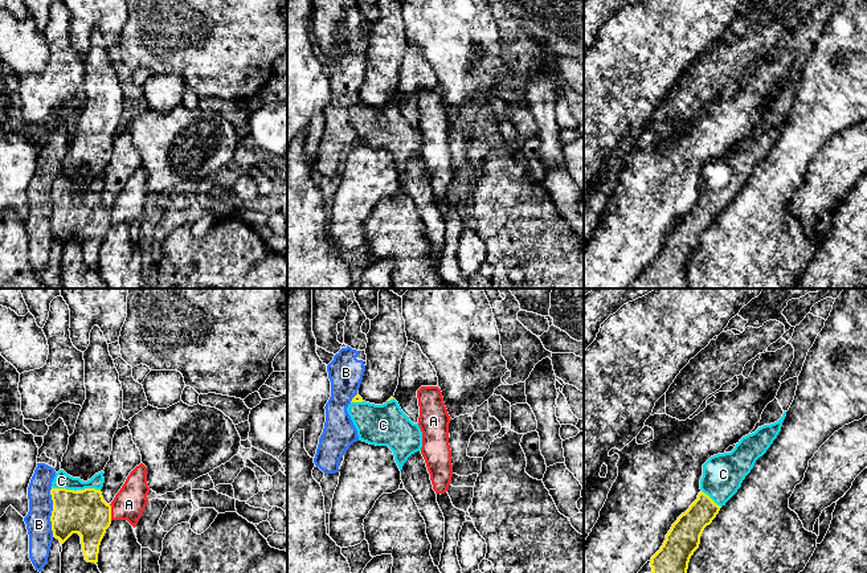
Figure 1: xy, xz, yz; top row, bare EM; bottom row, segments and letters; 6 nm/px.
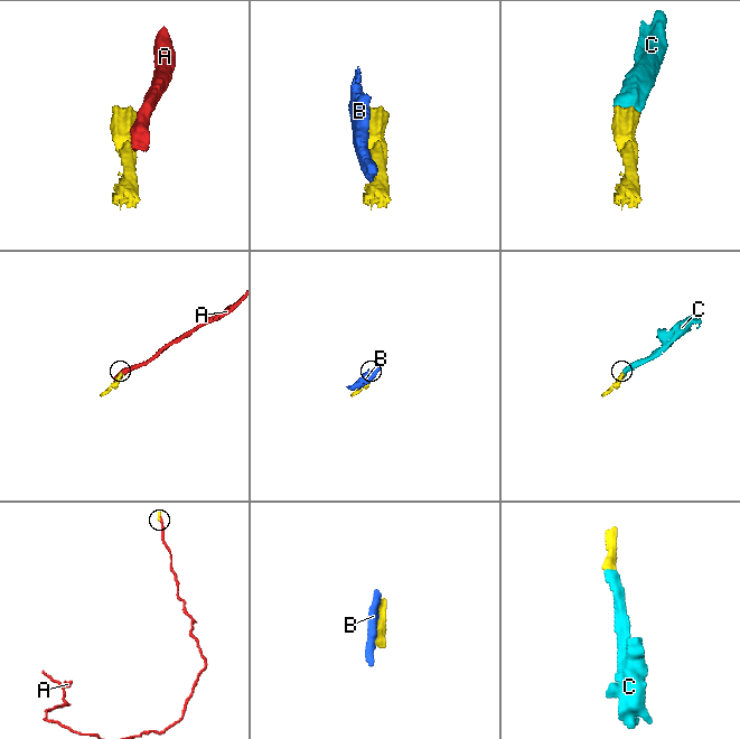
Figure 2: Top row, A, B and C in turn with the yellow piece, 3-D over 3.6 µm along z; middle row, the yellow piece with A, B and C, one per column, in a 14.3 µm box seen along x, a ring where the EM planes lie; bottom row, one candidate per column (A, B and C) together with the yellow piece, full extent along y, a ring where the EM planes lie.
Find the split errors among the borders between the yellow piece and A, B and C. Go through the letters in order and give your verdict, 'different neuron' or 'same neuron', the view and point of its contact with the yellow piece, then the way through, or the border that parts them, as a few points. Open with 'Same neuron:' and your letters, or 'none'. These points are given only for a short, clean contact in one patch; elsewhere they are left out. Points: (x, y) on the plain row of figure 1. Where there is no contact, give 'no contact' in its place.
Same neuron: C
A: different neuron | xy (110, 216)
B: different neuron | xy (52, 216)
C: same neuron | xy (64, 192) | across xy (85, 216), (64, 192), (61, 184)

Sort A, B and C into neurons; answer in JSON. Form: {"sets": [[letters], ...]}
{"sets": [["A"], ["B"], ["C"]]}

